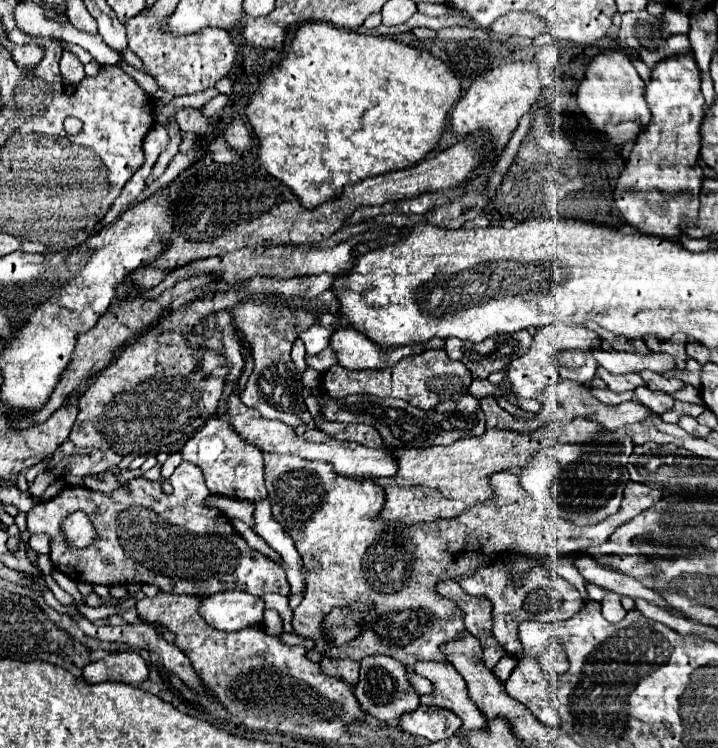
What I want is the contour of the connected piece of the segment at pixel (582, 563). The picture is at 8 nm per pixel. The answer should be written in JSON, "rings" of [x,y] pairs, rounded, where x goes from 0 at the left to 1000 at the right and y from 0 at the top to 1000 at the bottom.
{"rings":[[[813,743],[802,751],[802,759],[808,762],[808,767],[819,775],[819,778],[827,778],[844,789],[852,789],[858,794],[866,794],[866,797],[877,797],[877,799],[897,799],[897,802],[908,802],[908,807],[914,810],[922,810],[922,813],[930,813],[928,805],[919,799],[919,794],[908,791],[908,786],[900,786],[897,781],[891,781],[886,773],[880,770],[872,770],[872,767],[864,767],[864,765],[855,765],[855,762],[847,762],[836,754],[830,754],[827,749],[822,749]]]}

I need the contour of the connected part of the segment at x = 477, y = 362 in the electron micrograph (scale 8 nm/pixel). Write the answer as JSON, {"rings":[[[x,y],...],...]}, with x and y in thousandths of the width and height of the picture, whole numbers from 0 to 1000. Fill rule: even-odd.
{"rings":[[[733,444],[708,447],[694,460],[680,460],[680,455],[669,460],[655,460],[652,455],[624,452],[621,455],[621,473],[632,481],[649,487],[660,505],[677,505],[682,497],[702,495],[719,476],[727,476],[738,465],[741,449]],[[685,465],[685,468],[682,468]]]}

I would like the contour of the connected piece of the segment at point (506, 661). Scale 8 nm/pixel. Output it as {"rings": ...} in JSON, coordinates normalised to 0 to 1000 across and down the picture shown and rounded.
{"rings":[[[702,877],[694,888],[691,888],[691,893],[688,893],[688,901],[691,901],[691,906],[696,909],[696,912],[705,912],[708,909],[708,904],[710,904],[710,898],[716,896],[716,890],[719,890],[719,880],[713,880],[713,877]]]}

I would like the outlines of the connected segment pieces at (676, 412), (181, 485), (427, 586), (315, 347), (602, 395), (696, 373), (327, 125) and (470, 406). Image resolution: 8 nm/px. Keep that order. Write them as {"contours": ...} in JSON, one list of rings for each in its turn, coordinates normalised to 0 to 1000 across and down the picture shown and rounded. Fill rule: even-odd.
{"contours":[[[[942,535],[939,543],[936,543],[930,551],[922,553],[922,561],[925,561],[925,564],[944,564],[944,559],[953,556],[953,553],[958,553],[958,556],[972,556],[969,548],[972,548],[969,540],[958,540],[958,537],[944,537],[944,535]]],[[[253,618],[234,644],[242,650],[240,660],[231,660],[220,644],[203,639],[187,639],[153,660],[117,650],[92,650],[81,663],[50,674],[36,687],[39,709],[42,714],[70,717],[75,759],[103,778],[145,783],[212,781],[223,791],[273,797],[323,789],[340,789],[351,797],[373,791],[404,794],[396,759],[351,735],[326,709],[318,690],[284,676],[292,658],[273,620]],[[103,682],[123,687],[136,711],[136,722],[117,735],[95,733],[84,711],[84,698]]],[[[365,604],[368,610],[368,618],[370,618],[370,652],[373,652],[373,663],[379,668],[379,690],[393,701],[393,706],[407,717],[409,727],[412,727],[412,735],[418,738],[421,749],[423,749],[423,757],[429,759],[429,773],[426,773],[426,794],[423,794],[423,802],[418,805],[418,810],[409,816],[409,826],[407,826],[407,845],[412,850],[421,850],[421,853],[432,853],[437,856],[437,869],[443,869],[448,877],[454,880],[462,880],[462,882],[493,882],[493,885],[501,885],[507,882],[507,877],[546,877],[549,882],[560,885],[565,893],[568,893],[568,909],[577,920],[577,925],[582,925],[585,930],[591,928],[602,928],[602,914],[596,914],[596,909],[591,909],[591,904],[579,904],[577,898],[577,890],[579,885],[585,882],[621,882],[616,866],[624,856],[638,856],[646,845],[646,829],[643,829],[643,818],[638,813],[635,805],[630,802],[621,802],[616,799],[610,791],[607,791],[607,781],[610,775],[643,775],[643,773],[652,773],[652,770],[660,770],[666,765],[666,759],[671,757],[671,751],[657,751],[657,749],[669,749],[669,743],[685,743],[685,741],[696,741],[696,738],[721,738],[721,714],[730,711],[733,706],[738,709],[802,709],[802,706],[816,706],[816,703],[802,703],[797,697],[788,695],[779,690],[780,676],[772,676],[769,674],[769,658],[766,655],[766,666],[763,668],[744,668],[744,663],[738,663],[724,648],[721,635],[713,631],[694,631],[684,636],[682,646],[688,654],[688,668],[682,671],[674,671],[669,676],[657,676],[652,679],[646,687],[641,687],[638,693],[630,693],[630,695],[607,695],[607,698],[588,698],[588,701],[574,701],[574,703],[563,703],[563,701],[546,701],[546,698],[538,698],[538,695],[529,695],[529,682],[535,676],[535,652],[524,644],[524,639],[485,639],[485,636],[474,636],[462,628],[462,620],[457,618],[435,618],[435,615],[423,615],[418,610],[407,610],[401,607],[401,612],[396,607],[379,607],[379,604]],[[493,802],[501,802],[501,805],[521,805],[524,807],[524,818],[518,818],[518,842],[513,842],[507,850],[504,850],[504,858],[499,858],[499,864],[493,864],[493,856],[487,861],[479,861],[474,866],[465,866],[465,864],[451,864],[451,853],[448,853],[448,840],[446,840],[446,832],[451,829],[451,824],[465,813],[465,810],[482,810],[485,805],[493,805]]],[[[432,436],[429,441],[423,441],[423,444],[418,447],[418,455],[426,460],[426,473],[429,473],[429,476],[440,476],[440,473],[446,473],[451,465],[457,465],[460,449],[462,449],[462,444],[460,444],[457,439]]],[[[822,519],[822,524],[836,535],[836,537],[844,537],[844,540],[864,540],[864,537],[872,537],[872,535],[880,535],[883,532],[883,524],[869,524],[869,527],[858,527],[858,524],[847,524],[847,521],[830,521],[830,519]]],[[[958,479],[955,495],[947,500],[947,505],[950,505],[950,511],[955,511],[955,513],[967,516],[969,521],[975,521],[975,513],[978,513],[978,489],[969,481]]],[[[429,29],[415,37],[393,83],[368,99],[343,152],[362,190],[362,219],[404,249],[423,278],[440,278],[451,267],[468,267],[482,246],[563,227],[591,214],[610,195],[624,150],[641,128],[641,107],[627,88],[591,67],[532,48],[476,40],[454,29]]],[[[646,529],[638,537],[624,537],[624,540],[610,540],[607,543],[610,551],[666,551],[669,548],[669,535],[660,529]]]]}

